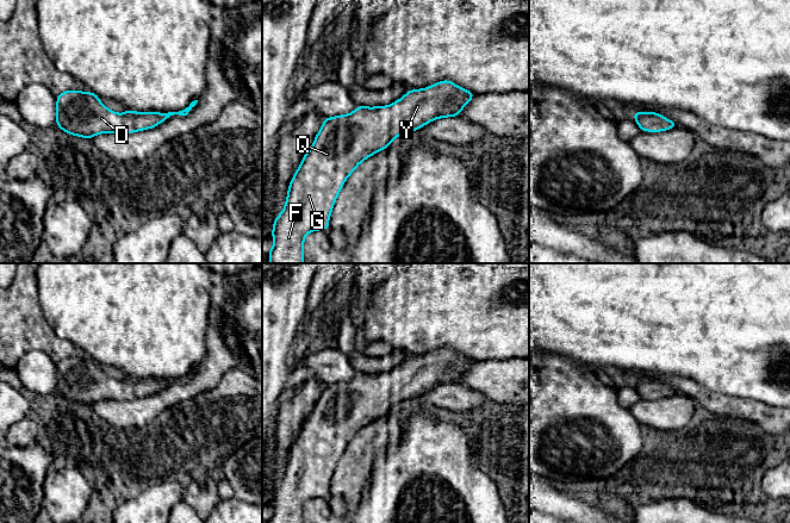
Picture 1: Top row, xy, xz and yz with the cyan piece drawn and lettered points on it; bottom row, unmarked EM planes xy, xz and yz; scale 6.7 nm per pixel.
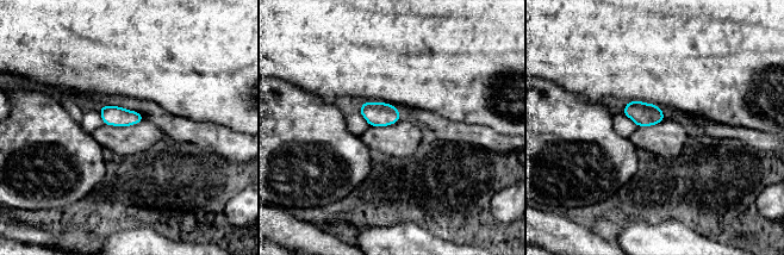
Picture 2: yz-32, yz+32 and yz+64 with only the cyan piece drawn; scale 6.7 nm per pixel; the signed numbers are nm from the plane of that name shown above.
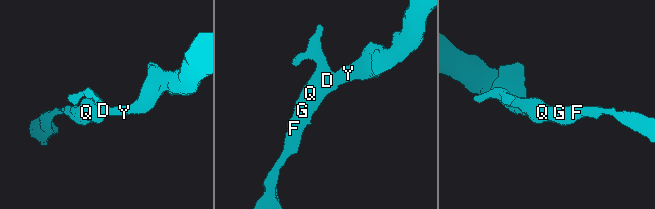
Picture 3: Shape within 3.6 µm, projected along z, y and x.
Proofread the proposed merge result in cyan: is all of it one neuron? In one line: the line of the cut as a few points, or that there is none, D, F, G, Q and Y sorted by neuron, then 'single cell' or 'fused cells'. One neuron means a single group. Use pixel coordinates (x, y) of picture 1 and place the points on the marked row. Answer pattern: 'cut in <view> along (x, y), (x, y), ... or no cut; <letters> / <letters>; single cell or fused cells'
no cut; D F G Q Y; single cell

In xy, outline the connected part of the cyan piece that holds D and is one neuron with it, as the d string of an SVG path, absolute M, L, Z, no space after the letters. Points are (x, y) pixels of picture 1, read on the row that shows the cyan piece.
M64 91L56 96L56 125L67 133L89 139L99 133L133 133L153 129L174 114L187 116L198 100L179 112L136 112L123 114L104 106L97 94L82 91Z

